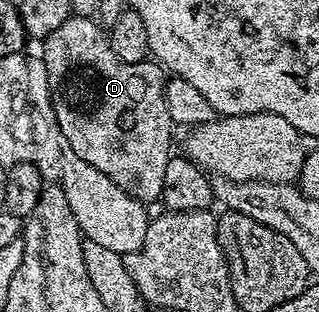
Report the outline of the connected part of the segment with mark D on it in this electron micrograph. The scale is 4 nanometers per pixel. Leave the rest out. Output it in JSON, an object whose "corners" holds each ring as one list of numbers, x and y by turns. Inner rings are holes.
{"corners":[[72,16,42,43,41,57,47,69,47,87,51,93,53,112,61,133,69,140,69,148,93,164,97,172,105,172,119,186,131,191,144,204,158,203,163,197,165,164,173,157,169,108,165,108,165,70,154,60,123,62,113,52,108,31,91,16]]}

